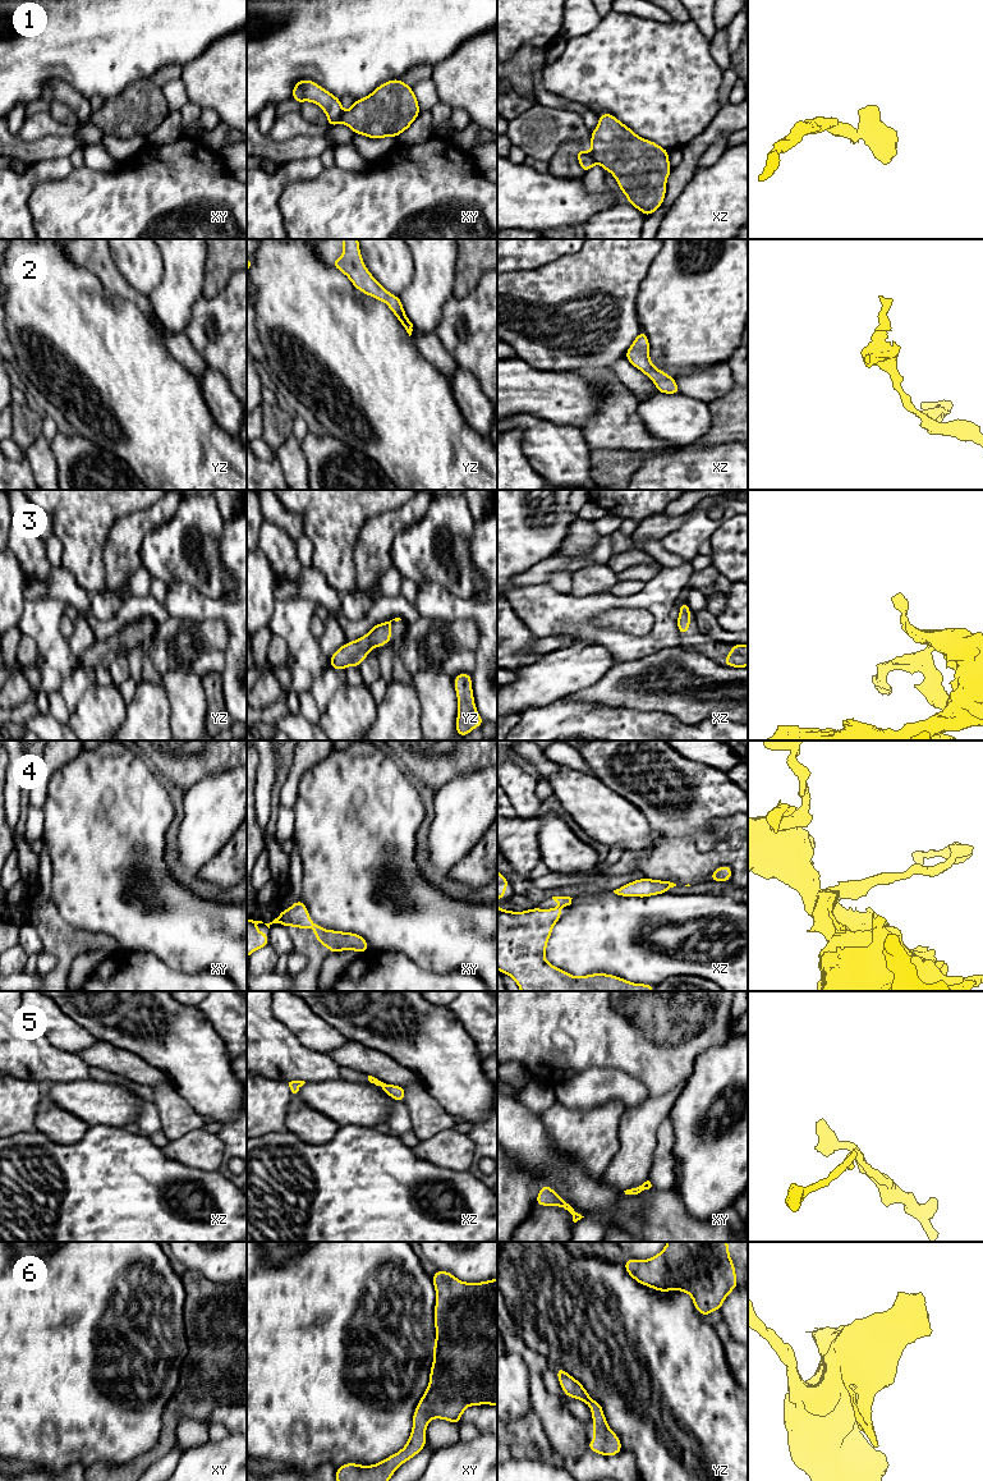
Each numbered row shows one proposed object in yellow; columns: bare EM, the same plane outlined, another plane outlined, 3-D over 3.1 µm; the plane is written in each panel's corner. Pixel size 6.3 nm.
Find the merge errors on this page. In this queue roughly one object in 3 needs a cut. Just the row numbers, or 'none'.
1

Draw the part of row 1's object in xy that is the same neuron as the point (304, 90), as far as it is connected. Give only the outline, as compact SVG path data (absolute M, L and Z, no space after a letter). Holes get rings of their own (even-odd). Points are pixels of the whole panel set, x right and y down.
M298 81L293 87L291 98L295 100L298 104L302 104L303 101L317 104L327 116L327 127L334 127L341 123L341 116L344 114L341 100L335 97L331 92L322 88L313 81Z

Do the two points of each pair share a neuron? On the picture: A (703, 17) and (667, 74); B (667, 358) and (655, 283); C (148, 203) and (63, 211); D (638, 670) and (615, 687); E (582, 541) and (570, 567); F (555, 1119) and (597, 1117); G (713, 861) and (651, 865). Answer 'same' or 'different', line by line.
A: different
B: same
C: same
D: same
E: different
F: same
G: same

